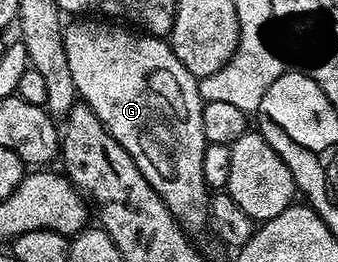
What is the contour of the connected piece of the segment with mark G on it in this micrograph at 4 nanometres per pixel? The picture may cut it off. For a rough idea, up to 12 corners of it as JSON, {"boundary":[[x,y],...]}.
{"boundary":[[63,27],[74,88],[178,223],[209,221],[204,96],[161,37]]}

